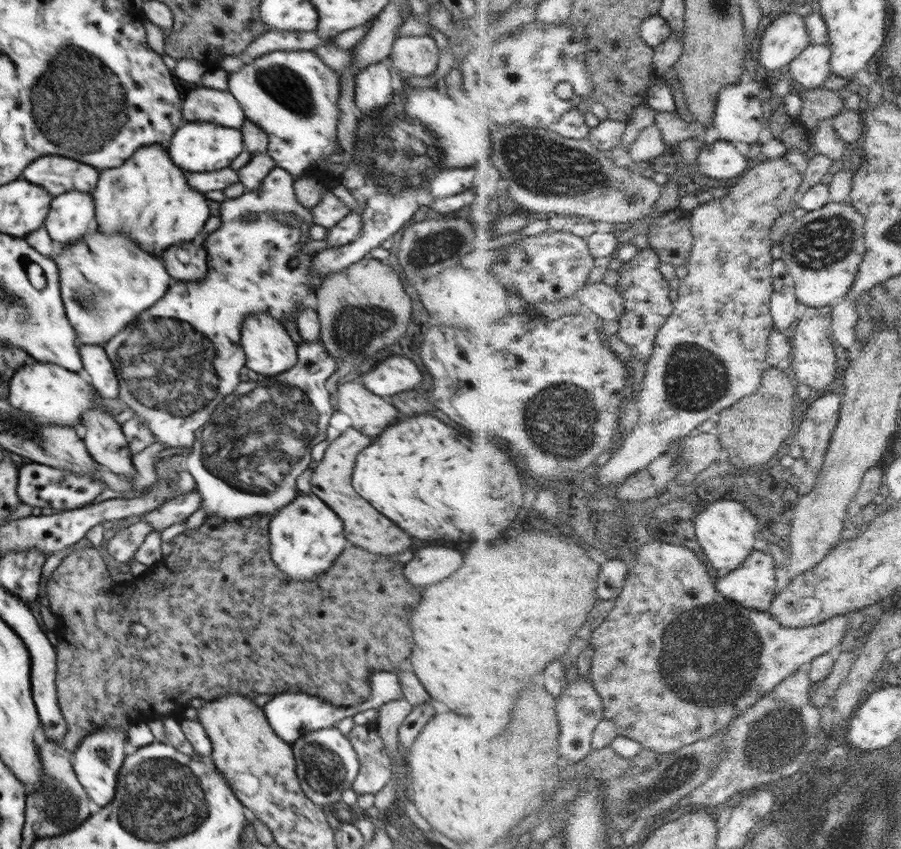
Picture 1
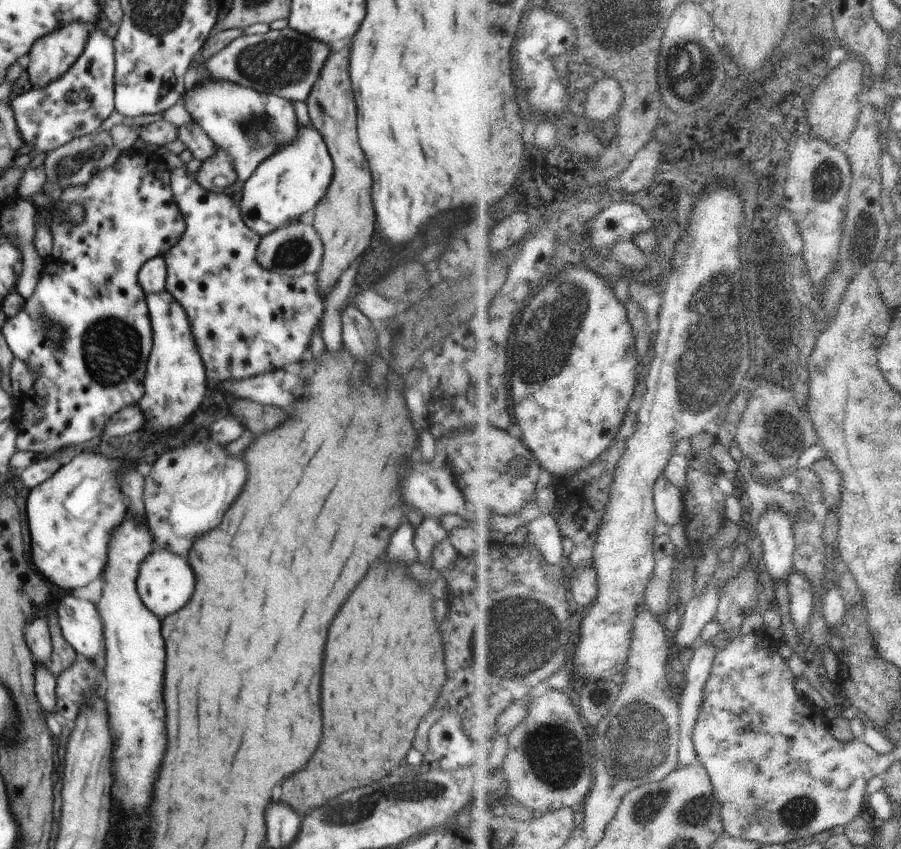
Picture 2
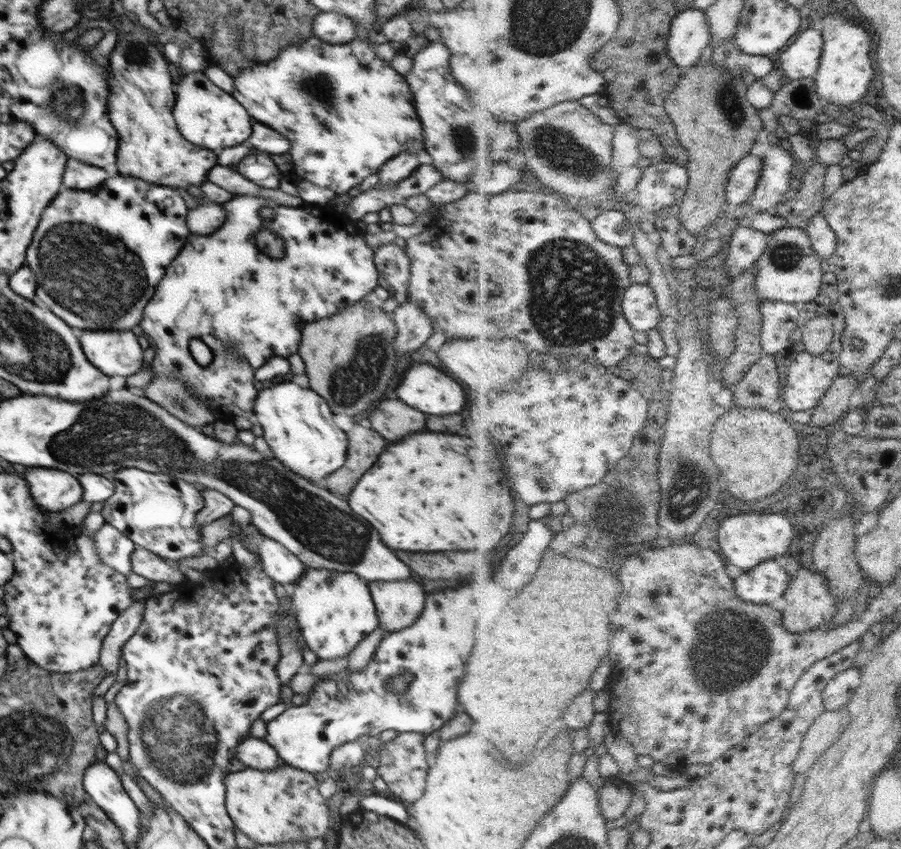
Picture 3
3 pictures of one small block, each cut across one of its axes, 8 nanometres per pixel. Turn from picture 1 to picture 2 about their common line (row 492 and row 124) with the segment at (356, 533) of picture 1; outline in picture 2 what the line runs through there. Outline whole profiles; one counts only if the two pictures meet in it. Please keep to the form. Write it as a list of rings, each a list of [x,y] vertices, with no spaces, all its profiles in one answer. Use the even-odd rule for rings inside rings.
[[[339,46],[332,50],[320,78],[306,100],[311,124],[326,140],[336,168],[332,184],[328,186],[324,200],[320,200],[312,224],[323,244],[323,261],[316,273],[317,285],[323,296],[326,288],[338,280],[338,276],[350,266],[350,262],[368,248],[376,226],[370,198],[372,176],[356,132],[356,102],[348,74],[348,56],[348,48],[340,50]]]

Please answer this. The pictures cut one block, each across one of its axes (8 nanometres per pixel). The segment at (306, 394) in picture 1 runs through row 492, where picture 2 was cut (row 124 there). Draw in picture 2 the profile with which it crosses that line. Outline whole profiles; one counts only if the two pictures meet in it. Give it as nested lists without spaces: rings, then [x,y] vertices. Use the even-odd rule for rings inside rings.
[[[206,79],[185,91],[181,102],[201,129],[210,136],[216,147],[222,147],[231,156],[237,174],[236,184],[223,193],[232,196],[241,191],[252,171],[265,158],[296,136],[299,126],[291,101],[275,94],[258,92],[253,88],[229,80]]]

